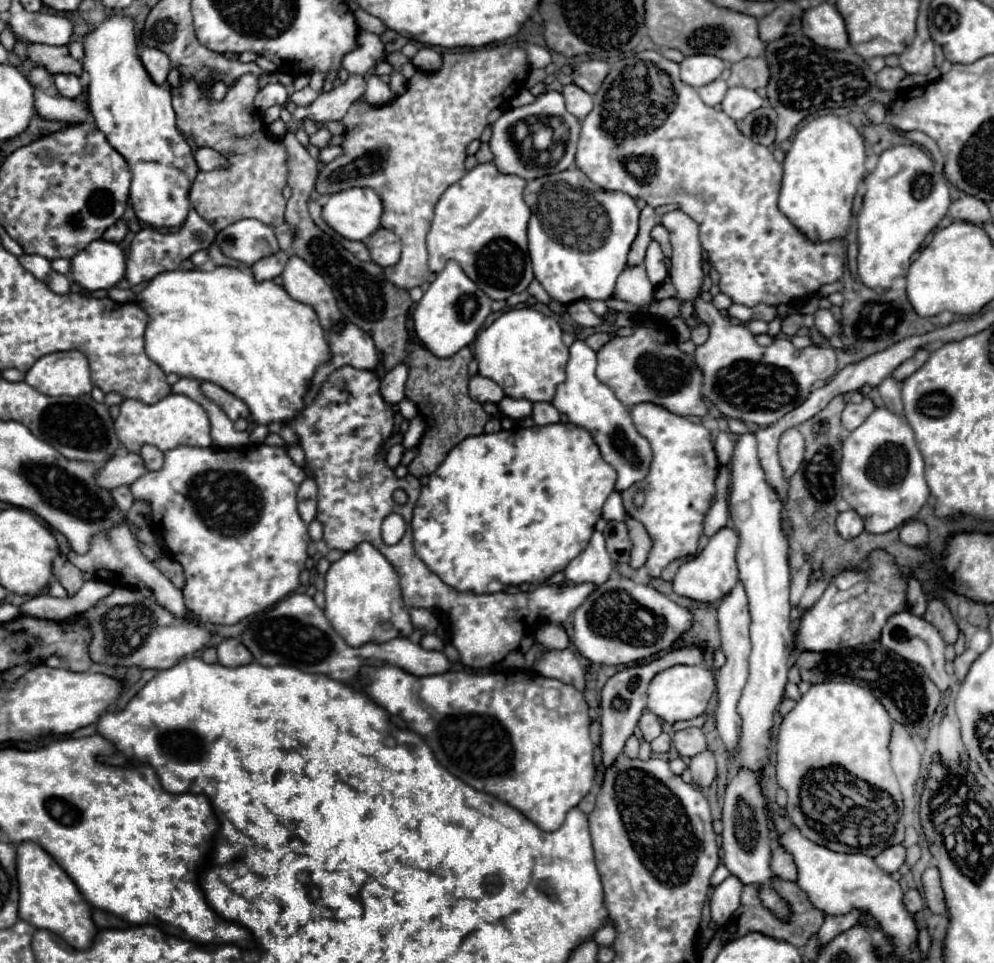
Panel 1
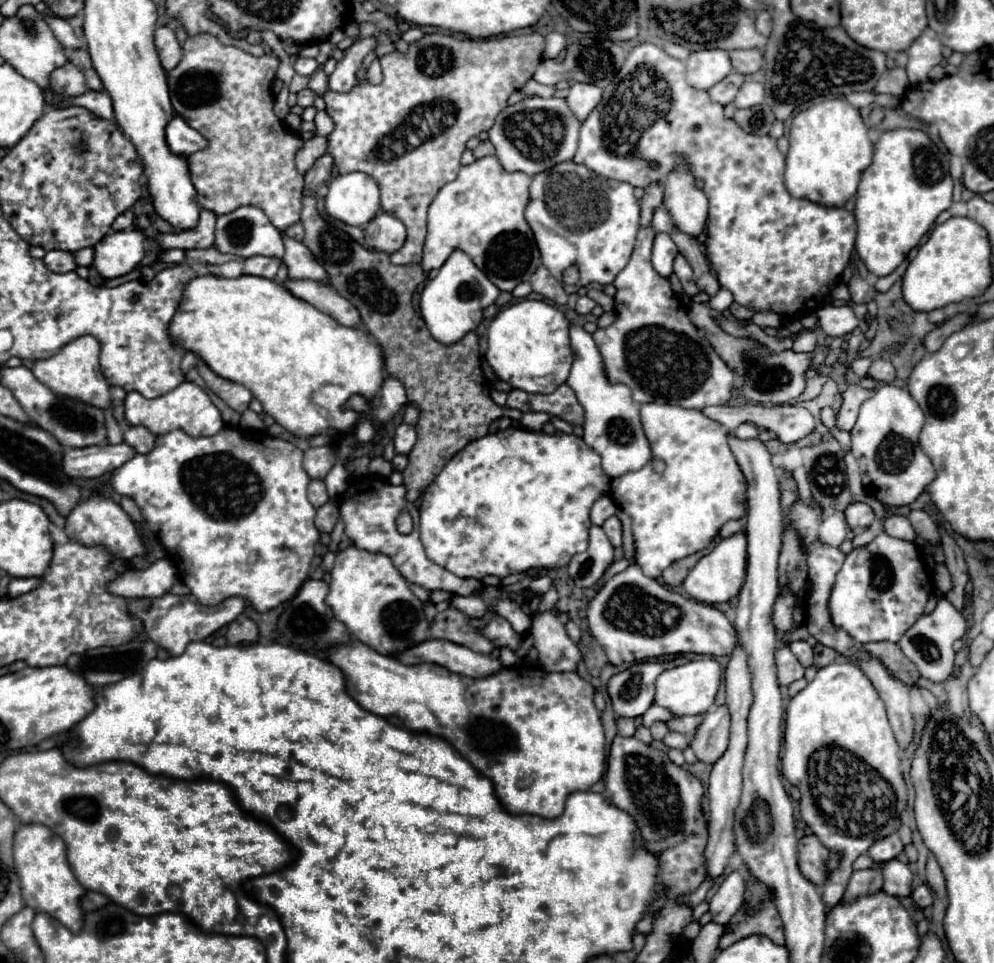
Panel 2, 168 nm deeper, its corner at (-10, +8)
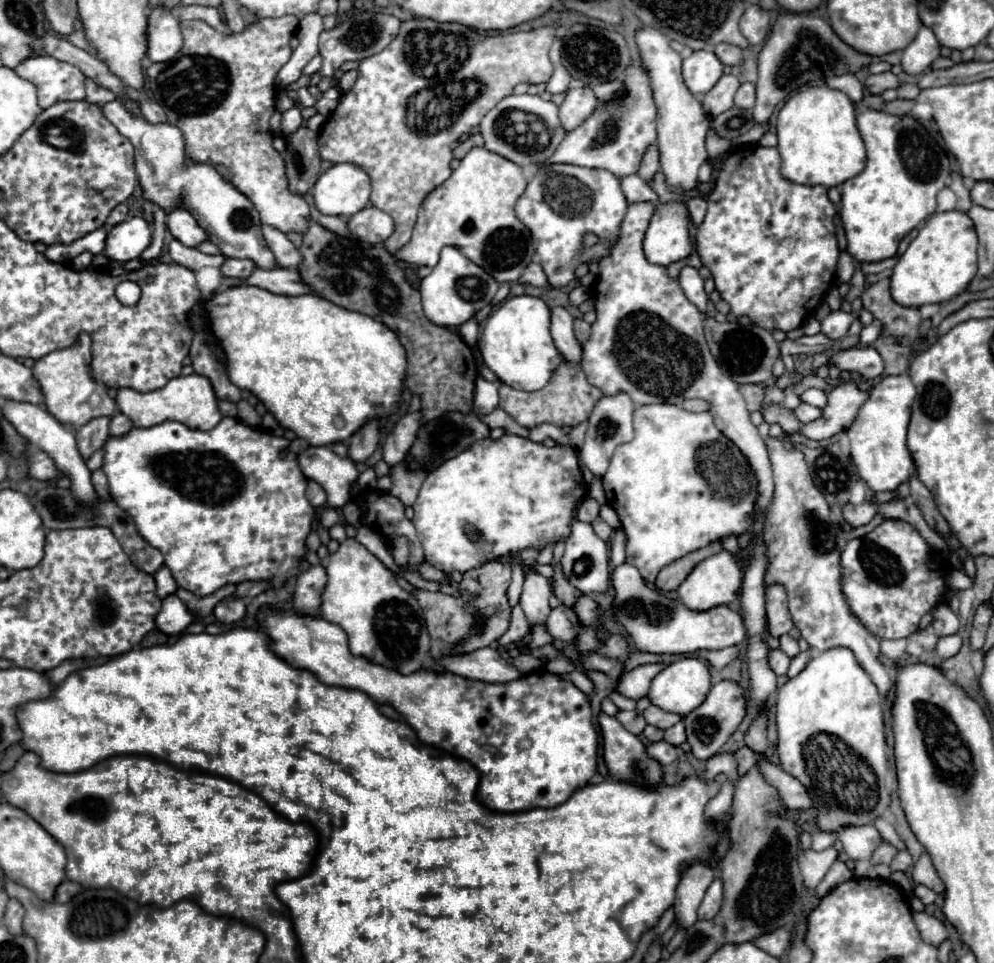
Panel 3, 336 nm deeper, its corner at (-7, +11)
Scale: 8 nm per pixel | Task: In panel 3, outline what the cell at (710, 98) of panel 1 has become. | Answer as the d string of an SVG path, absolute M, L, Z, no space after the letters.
M723 75L715 87L703 95L703 109L709 117L721 115L725 109L733 107L735 91L739 89L739 79L735 75Z

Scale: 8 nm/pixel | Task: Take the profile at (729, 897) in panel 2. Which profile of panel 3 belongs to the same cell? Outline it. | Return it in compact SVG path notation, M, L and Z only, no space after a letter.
M715 877L709 889L705 891L705 897L697 909L699 919L713 919L719 913L721 903L723 903L723 883L719 877Z

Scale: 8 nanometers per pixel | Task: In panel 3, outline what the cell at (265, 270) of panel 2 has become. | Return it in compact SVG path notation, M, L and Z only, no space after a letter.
M225 259L225 265L219 267L223 277L249 277L251 271L255 269L255 265L249 259Z

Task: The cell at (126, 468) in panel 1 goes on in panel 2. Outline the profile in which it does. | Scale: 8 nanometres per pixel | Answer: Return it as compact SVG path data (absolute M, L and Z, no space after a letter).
M104 444L88 448L64 448L62 470L72 478L96 478L114 472L132 460L136 452L128 444Z

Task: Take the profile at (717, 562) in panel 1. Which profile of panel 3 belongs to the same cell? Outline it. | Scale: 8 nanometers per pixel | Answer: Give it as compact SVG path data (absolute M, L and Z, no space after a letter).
M721 551L705 561L701 561L691 571L691 575L679 585L677 597L691 611L709 611L713 607L727 605L727 603L735 601L739 595L739 589L741 589L741 581L743 581L743 569L737 565L737 561L731 553Z

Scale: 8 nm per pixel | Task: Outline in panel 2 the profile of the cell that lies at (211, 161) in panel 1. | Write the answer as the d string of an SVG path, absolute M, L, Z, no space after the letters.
M174 116L166 126L166 142L170 150L180 156L190 156L208 146L208 140L194 128L190 128L180 116Z

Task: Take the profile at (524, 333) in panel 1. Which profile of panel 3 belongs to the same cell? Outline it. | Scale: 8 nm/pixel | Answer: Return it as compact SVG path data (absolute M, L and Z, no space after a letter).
M531 295L509 297L499 309L495 309L489 315L483 335L479 339L479 349L485 365L497 375L501 383L513 389L537 391L545 387L551 373L561 363L559 351L553 345L549 333L549 325L551 325L551 311L545 305L545 301Z

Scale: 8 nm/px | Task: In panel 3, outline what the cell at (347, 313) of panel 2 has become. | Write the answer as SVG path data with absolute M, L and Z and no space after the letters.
M257 267L245 279L245 283L267 289L271 293L281 293L281 295L313 293L305 283L301 283L301 277L299 277L299 273L295 269L283 269L283 267L275 267L271 271L265 271L265 269Z

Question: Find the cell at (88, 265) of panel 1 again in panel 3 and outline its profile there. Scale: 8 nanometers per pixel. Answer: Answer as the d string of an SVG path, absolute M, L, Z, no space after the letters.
M129 217L107 235L105 255L115 261L137 259L151 245L151 225L143 217Z

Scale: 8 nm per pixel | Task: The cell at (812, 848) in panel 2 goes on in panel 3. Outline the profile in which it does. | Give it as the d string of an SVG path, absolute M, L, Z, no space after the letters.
M829 847L825 851L803 851L799 855L799 869L803 875L803 883L807 889L815 889L823 877L827 875L829 867L835 863L837 859L837 849Z

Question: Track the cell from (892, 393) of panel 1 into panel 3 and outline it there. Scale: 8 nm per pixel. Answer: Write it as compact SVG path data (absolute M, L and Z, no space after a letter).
M861 347L861 349L845 349L837 351L827 359L827 365L835 365L841 371L859 373L865 379L875 379L883 373L883 359L873 347Z

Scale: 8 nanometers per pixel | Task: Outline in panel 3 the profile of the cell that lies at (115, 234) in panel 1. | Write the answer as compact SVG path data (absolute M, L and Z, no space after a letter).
M121 203L121 205L117 205L117 207L109 213L109 217L107 217L105 225L107 225L107 227L113 227L113 225L117 225L117 223L125 221L125 217L127 217L127 205L125 205L125 203Z

